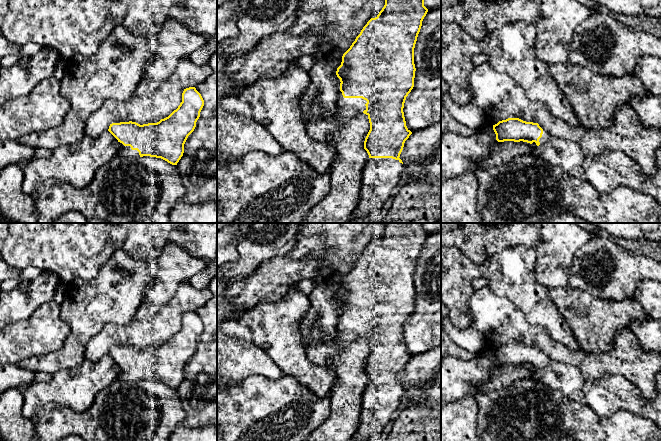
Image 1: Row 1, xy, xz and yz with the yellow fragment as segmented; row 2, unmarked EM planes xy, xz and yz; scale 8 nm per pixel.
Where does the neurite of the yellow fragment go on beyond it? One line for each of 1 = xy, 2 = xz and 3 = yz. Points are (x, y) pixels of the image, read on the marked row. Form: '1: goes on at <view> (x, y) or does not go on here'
1: goes on at xy (124, 151)
2: goes on at xz (380, 176)
3: goes on at yz (605, 171)

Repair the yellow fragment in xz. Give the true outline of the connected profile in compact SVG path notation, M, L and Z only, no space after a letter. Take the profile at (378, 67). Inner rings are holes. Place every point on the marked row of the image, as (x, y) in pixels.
M385 0L382 10L363 27L337 68L336 75L341 82L337 100L338 122L364 113L370 123L364 141L369 158L363 170L360 198L352 218L365 219L371 210L380 209L404 172L399 157L412 132L406 126L403 108L414 87L414 48L427 12L424 0Z

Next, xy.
M195 87L184 89L182 102L168 117L157 123L140 125L136 122L112 123L108 131L119 144L118 155L123 158L138 158L150 156L161 158L172 165L177 165L184 153L184 144L188 136L194 131L204 100Z

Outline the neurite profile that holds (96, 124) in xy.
M189 57L181 58L174 73L154 92L133 95L126 101L108 99L86 121L85 135L97 137L112 123L157 123L168 117L182 102L186 88L196 87L211 74L209 64L196 65Z

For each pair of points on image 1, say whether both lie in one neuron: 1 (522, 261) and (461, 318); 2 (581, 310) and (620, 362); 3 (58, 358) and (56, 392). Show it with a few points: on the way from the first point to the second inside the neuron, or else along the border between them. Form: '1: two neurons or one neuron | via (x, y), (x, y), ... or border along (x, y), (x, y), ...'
1: one neuron | via (499, 275), (473, 274), (460, 287), (460, 295)
2: two neurons | border along (615, 342), (608, 352), (587, 352)
3: two neurons | border along (79, 364), (52, 374)

